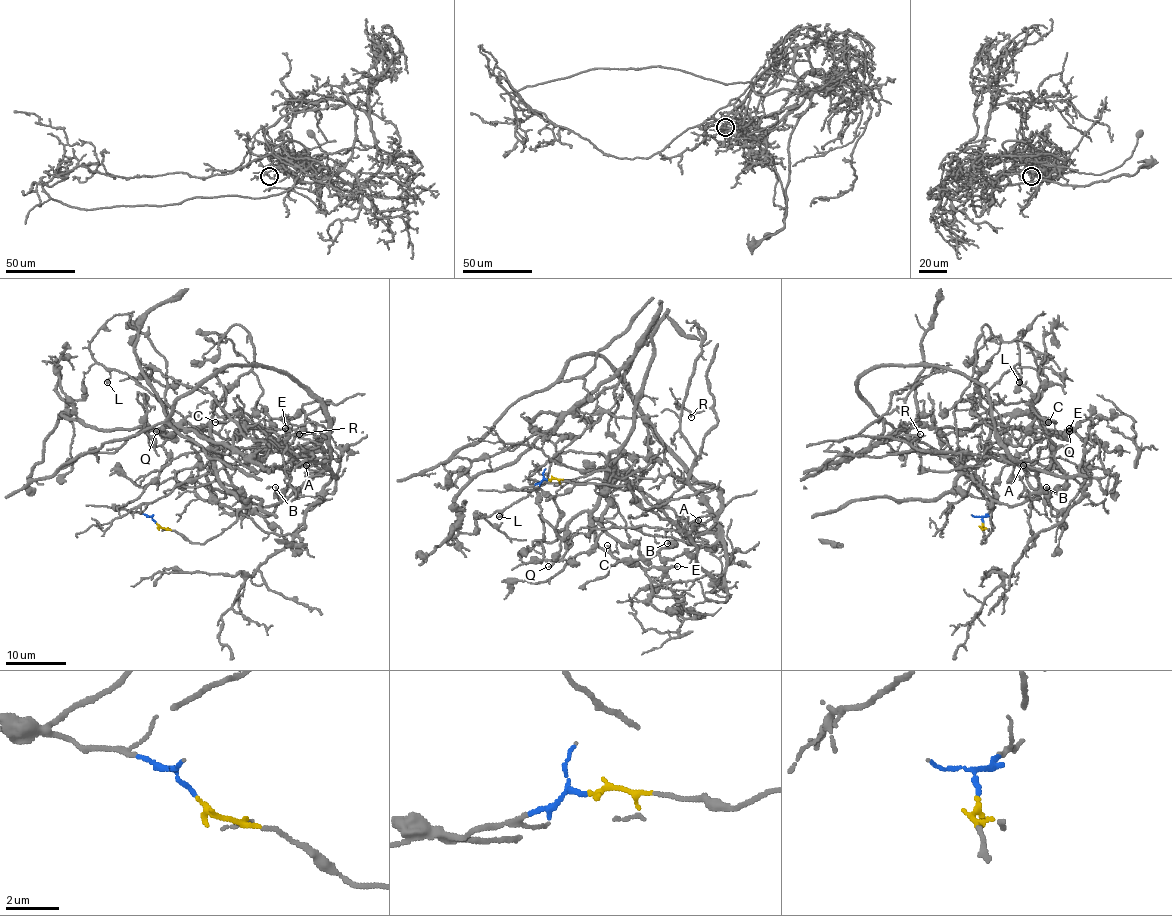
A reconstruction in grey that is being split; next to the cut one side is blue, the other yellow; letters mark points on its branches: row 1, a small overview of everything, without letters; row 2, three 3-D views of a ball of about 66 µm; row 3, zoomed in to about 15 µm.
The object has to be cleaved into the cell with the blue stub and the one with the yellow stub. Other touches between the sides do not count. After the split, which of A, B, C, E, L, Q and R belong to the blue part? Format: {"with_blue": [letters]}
{"with_blue": ["B", "C", "E", "Q"]}

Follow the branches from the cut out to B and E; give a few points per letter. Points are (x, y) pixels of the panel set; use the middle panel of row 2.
B: (547, 480), (517, 490), (556, 502), (559, 536), (603, 484), (606, 531), (646, 557), (667, 543)
E: (547, 480), (517, 490), (541, 489), (556, 502), (559, 536), (587, 512), (597, 543), (620, 560), (677, 566)

